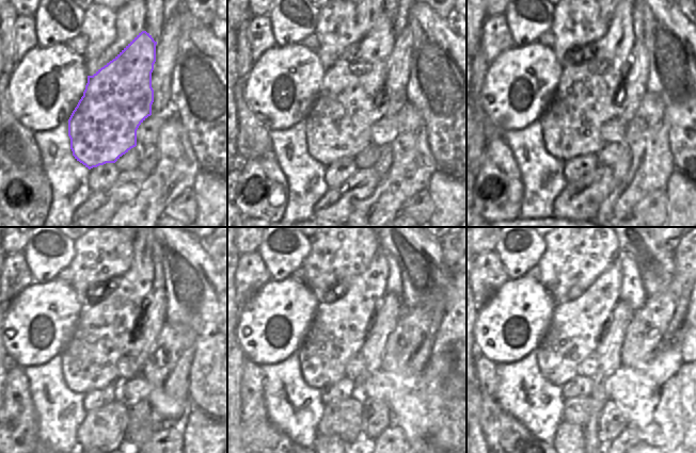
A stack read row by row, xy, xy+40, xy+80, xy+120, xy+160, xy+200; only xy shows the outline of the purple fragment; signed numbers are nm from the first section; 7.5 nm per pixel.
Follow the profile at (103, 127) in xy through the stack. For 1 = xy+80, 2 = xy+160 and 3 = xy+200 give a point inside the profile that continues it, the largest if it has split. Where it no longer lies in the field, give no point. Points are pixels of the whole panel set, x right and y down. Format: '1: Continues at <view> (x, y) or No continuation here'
1: Continues at xy+80 (589, 93)
2: Continues at xy+160 (338, 329)
3: Continues at xy+200 (576, 326).

